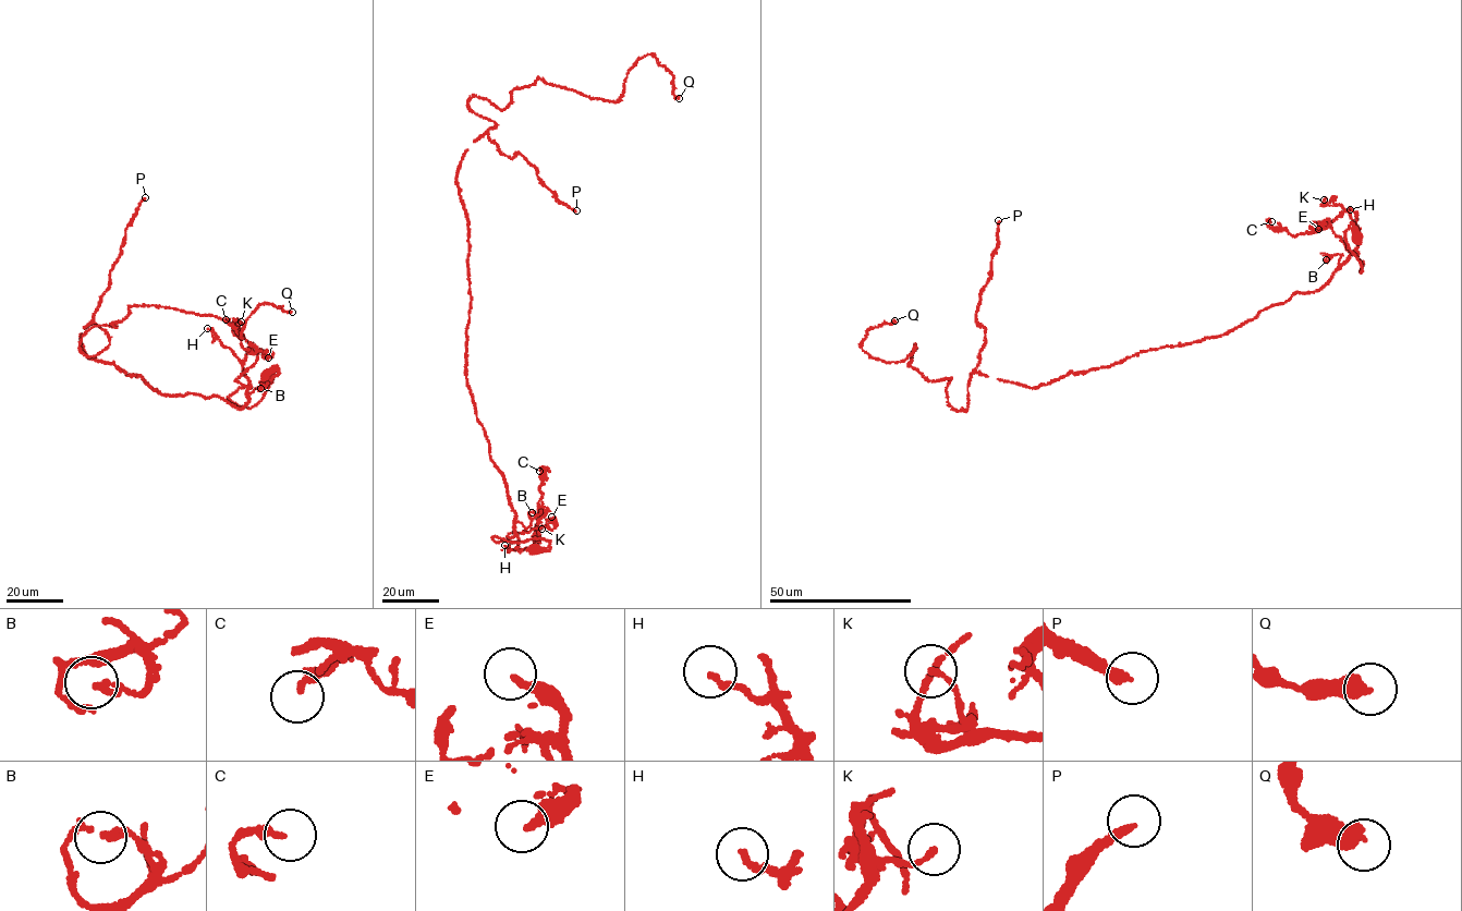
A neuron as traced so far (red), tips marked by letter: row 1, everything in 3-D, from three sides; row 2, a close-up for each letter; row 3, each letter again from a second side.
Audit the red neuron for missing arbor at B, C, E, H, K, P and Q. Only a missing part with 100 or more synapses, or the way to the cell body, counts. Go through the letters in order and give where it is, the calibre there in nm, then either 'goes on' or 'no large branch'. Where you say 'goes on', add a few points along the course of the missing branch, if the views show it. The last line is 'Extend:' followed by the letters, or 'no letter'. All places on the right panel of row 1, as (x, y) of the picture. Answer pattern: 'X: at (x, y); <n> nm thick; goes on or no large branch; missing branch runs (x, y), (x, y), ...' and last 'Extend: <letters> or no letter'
B: at (1326, 259); 190 nm thick; no large branch
C: at (1271, 221); 200 nm thick; no large branch
E: at (1318, 229); 320 nm thick; no large branch
H: at (1350, 209); 150 nm thick; no large branch
K: at (1324, 199); 130 nm thick; no large branch
P: at (998, 220); 240 nm thick; goes on; missing branch runs (998, 220), (1001, 186), (1019, 153), (1015, 135), (997, 123), (994, 114), (1013, 92), (1038, 98)
Q: at (894, 320); 440 nm thick; no large branch
Extend: P

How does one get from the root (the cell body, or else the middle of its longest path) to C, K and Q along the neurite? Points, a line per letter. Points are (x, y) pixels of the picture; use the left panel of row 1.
C: (266, 377), (279, 373), (253, 407), (229, 400), (250, 385), (242, 363), (254, 345), (242, 347), (226, 319)
K: (266, 377), (279, 373), (253, 407), (228, 398), (250, 385), (242, 363), (251, 344), (236, 328), (241, 322)
Q: (266, 377), (240, 409), (165, 395), (80, 335), (96, 354), (82, 338), (135, 305), (242, 338), (292, 312)

